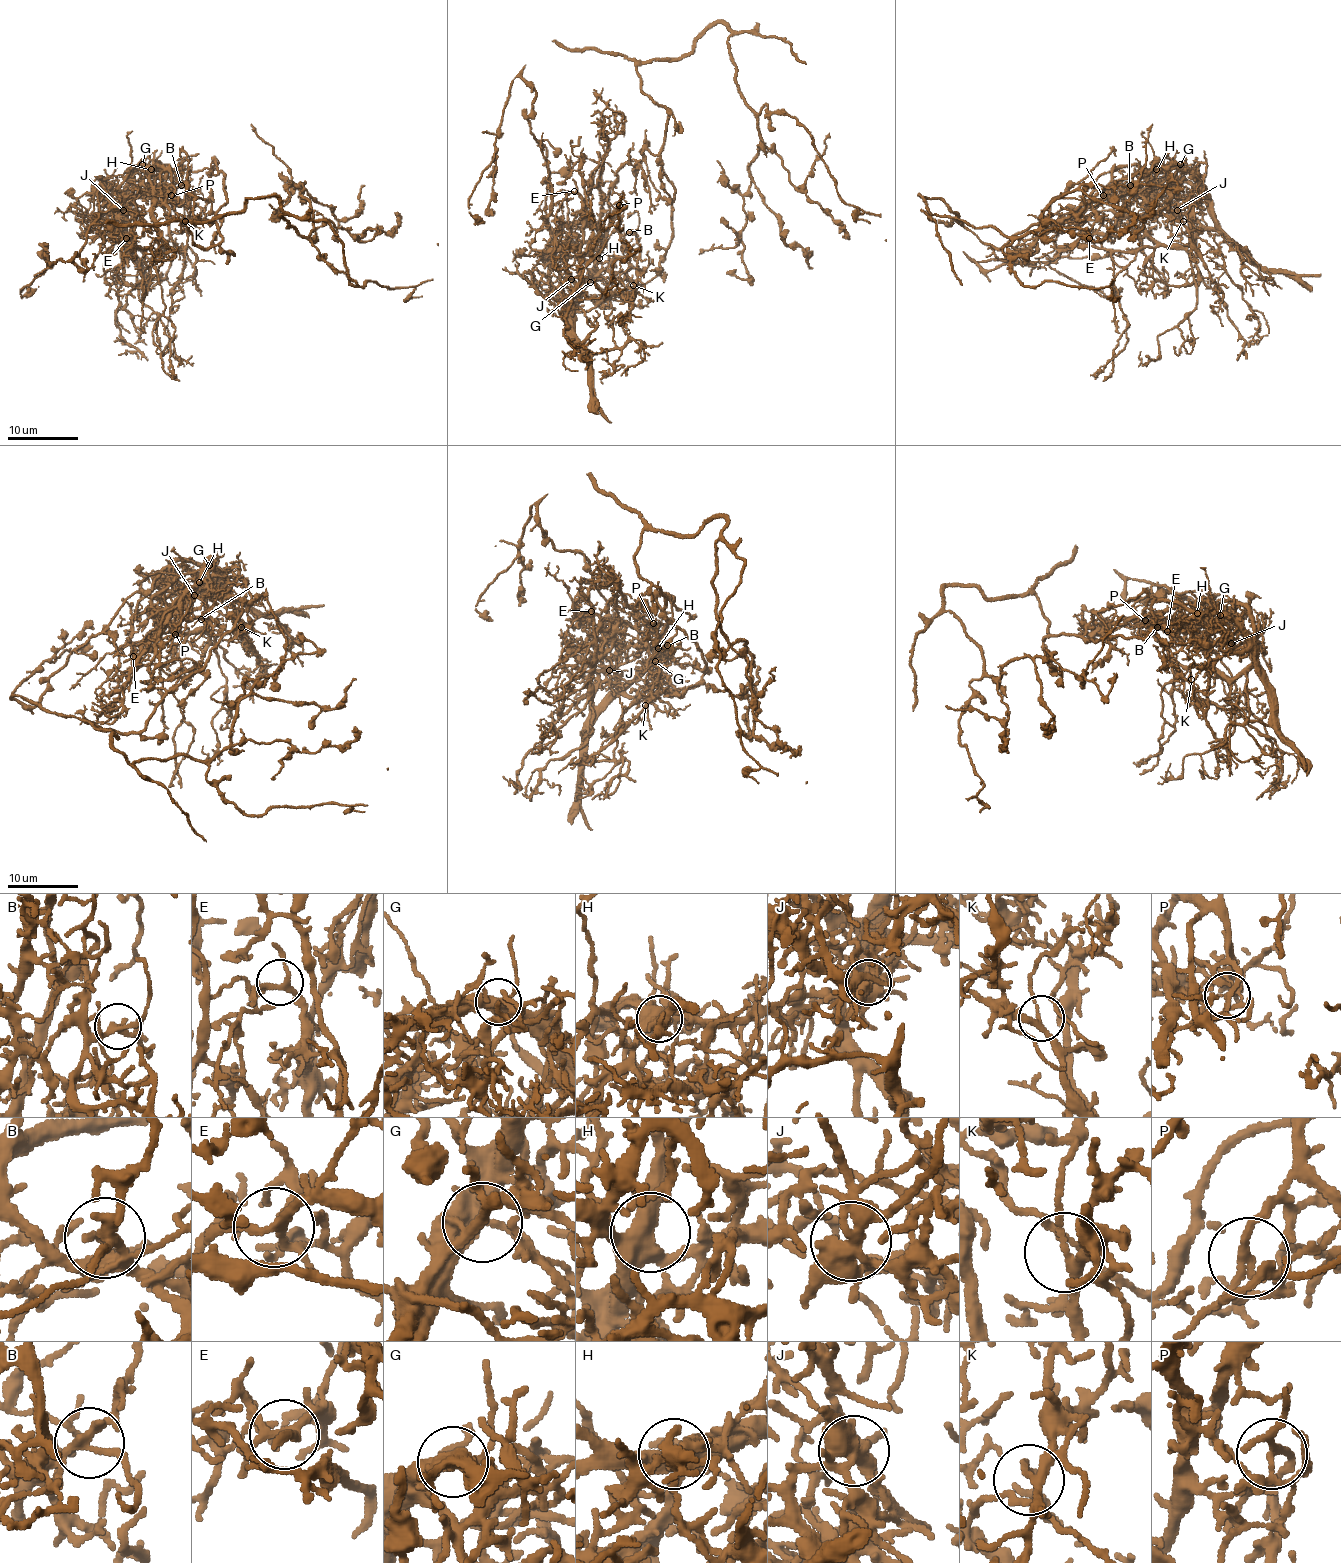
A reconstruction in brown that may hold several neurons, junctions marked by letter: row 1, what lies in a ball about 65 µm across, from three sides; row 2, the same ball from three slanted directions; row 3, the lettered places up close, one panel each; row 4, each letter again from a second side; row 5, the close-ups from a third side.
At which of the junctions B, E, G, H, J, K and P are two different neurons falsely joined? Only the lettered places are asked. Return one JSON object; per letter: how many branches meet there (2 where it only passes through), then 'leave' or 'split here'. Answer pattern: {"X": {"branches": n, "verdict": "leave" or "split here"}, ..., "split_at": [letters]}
{"B": {"branches": 4, "verdict": "leave"}, "E": {"branches": 4, "verdict": "leave"}, "G": {"branches": 5, "verdict": "leave"}, "H": {"branches": 6, "verdict": "leave"}, "J": {"branches": 6, "verdict": "split here"}, "K": {"branches": 4, "verdict": "leave"}, "P": {"branches": 5, "verdict": "leave"}, "split_at": ["J"]}

